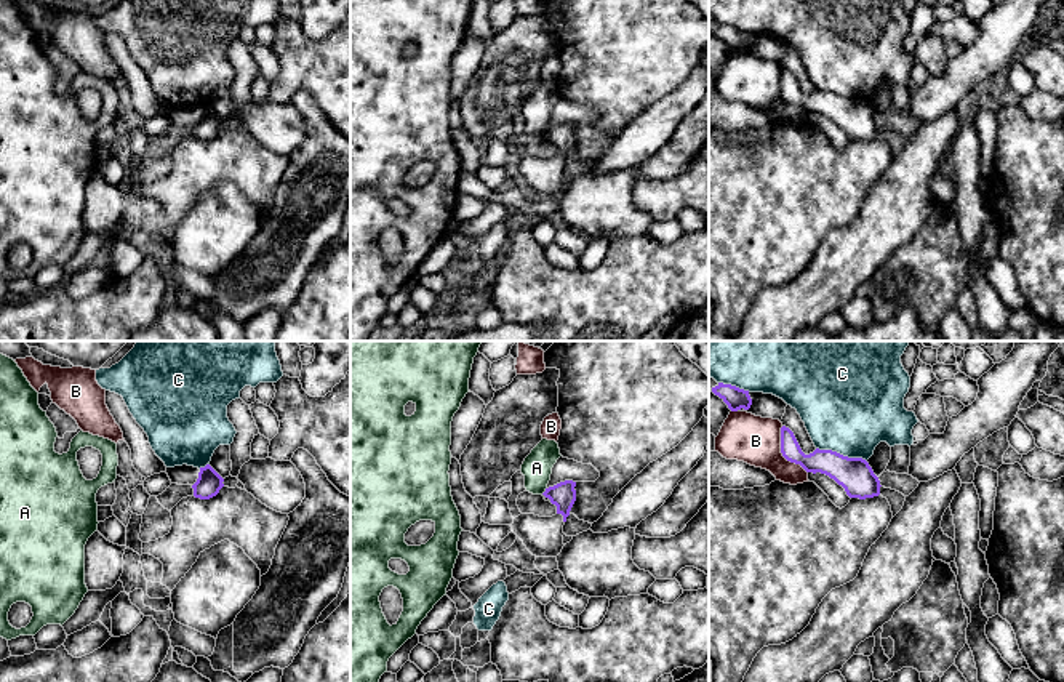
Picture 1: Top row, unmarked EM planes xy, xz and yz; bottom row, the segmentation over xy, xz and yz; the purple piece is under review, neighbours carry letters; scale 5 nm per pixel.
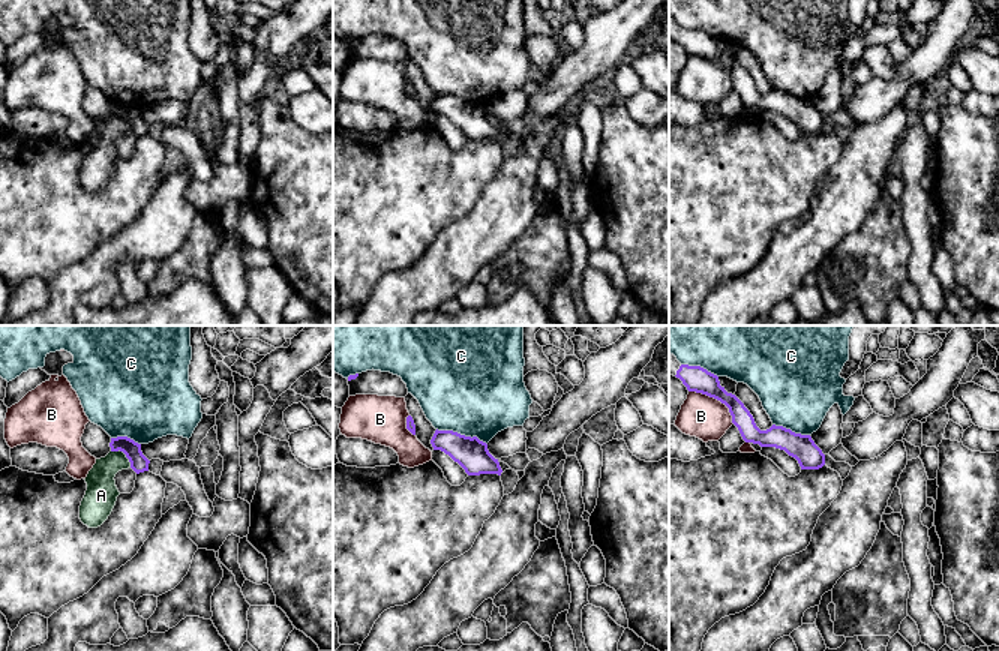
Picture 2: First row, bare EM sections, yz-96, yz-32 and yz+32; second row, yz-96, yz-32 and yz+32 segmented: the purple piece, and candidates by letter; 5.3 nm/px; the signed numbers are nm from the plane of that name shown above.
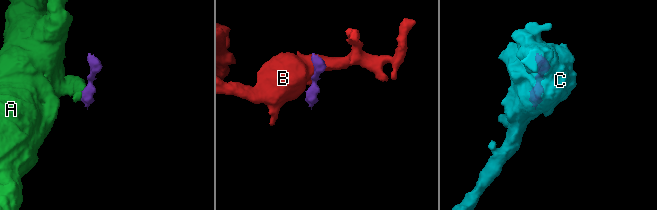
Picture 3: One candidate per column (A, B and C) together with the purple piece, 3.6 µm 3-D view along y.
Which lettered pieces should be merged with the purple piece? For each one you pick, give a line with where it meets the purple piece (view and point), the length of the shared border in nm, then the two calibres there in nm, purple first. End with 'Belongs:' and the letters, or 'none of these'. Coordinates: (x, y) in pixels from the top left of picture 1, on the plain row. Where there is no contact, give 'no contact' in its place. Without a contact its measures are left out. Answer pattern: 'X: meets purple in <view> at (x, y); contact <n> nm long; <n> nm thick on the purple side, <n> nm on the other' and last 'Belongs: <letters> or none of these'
Belongs: none of these

